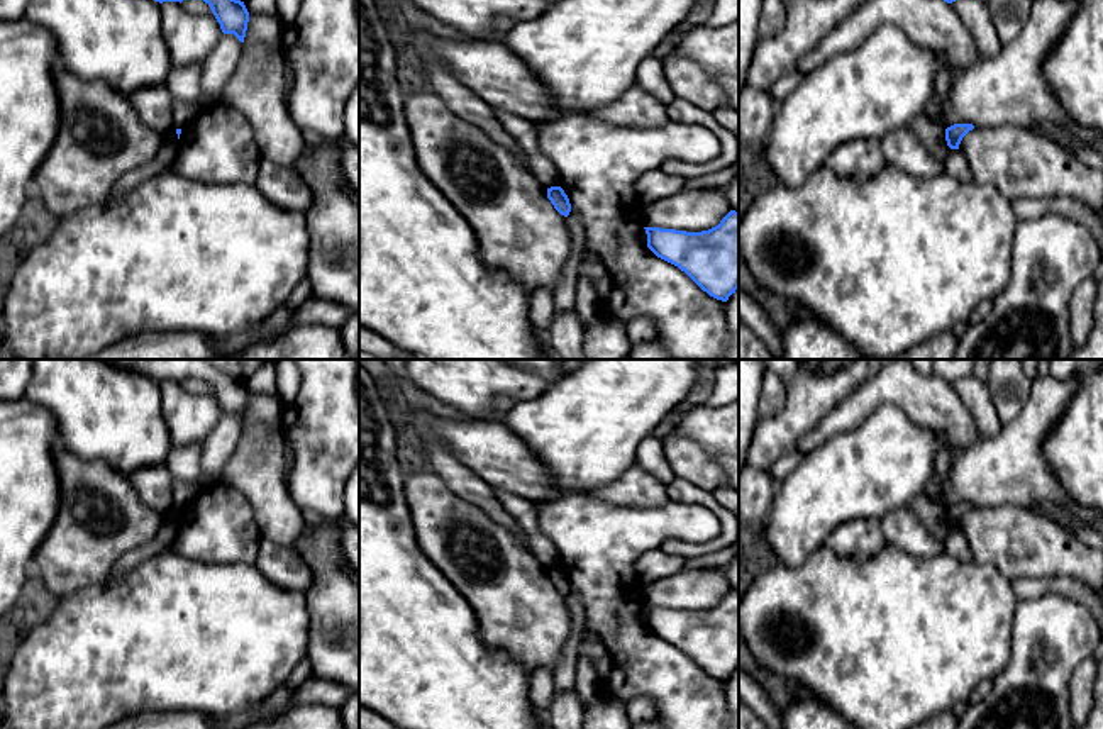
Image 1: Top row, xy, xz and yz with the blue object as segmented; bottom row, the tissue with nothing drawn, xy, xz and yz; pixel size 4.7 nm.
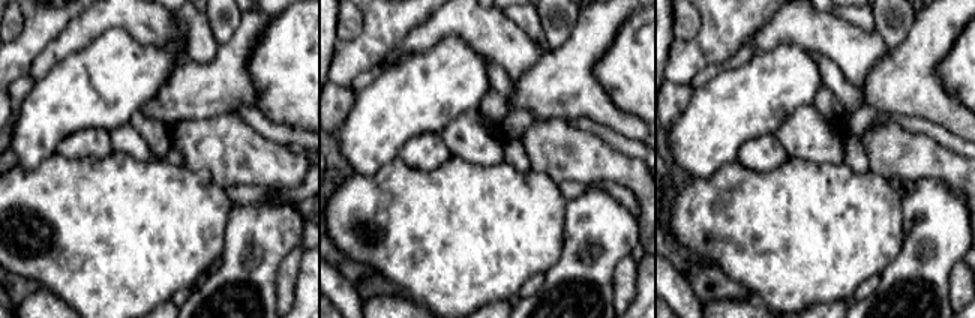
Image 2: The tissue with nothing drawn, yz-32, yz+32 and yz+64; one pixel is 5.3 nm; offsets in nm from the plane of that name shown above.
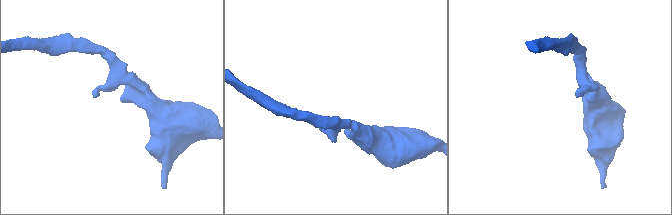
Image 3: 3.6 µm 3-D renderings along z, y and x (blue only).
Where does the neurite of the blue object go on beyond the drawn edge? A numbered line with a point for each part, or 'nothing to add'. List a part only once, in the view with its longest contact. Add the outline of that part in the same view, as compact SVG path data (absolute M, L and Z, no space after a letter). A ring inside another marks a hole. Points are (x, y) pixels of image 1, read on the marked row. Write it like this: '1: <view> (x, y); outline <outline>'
nothing to add

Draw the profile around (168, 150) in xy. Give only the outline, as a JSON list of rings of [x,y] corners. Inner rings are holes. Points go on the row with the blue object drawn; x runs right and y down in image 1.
[[[173,127],[163,134],[163,144],[156,153],[154,159],[144,166],[124,173],[105,200],[114,202],[129,193],[130,190],[134,190],[136,186],[139,186],[142,181],[164,173],[166,166],[176,158],[176,154],[178,154],[178,134],[176,127]]]

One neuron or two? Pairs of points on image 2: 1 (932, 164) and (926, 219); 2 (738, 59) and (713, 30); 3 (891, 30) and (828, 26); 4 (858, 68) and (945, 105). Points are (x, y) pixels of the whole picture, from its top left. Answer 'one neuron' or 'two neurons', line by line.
1: two neurons
2: two neurons
3: two neurons
4: two neurons

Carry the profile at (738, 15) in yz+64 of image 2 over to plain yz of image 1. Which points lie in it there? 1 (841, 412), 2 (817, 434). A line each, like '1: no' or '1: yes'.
1: no
2: no

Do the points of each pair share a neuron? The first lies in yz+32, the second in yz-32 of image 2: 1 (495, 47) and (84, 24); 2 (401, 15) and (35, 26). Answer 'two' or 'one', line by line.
1: one
2: one

